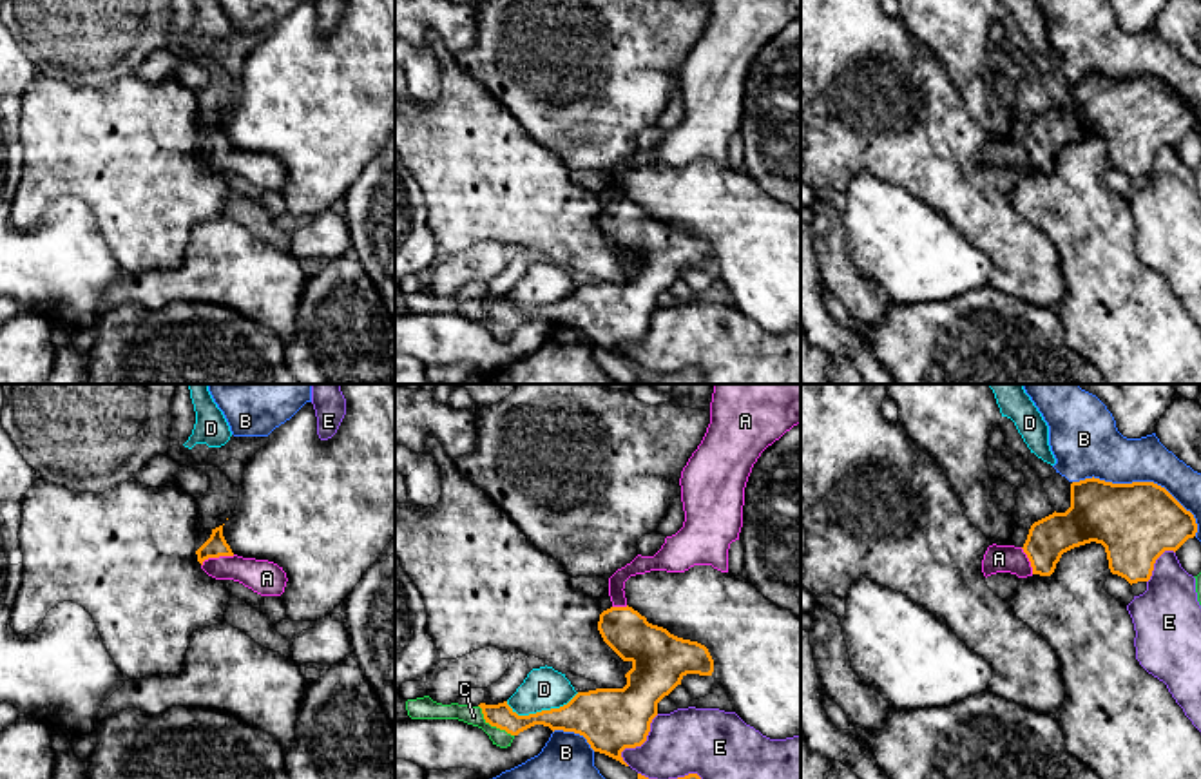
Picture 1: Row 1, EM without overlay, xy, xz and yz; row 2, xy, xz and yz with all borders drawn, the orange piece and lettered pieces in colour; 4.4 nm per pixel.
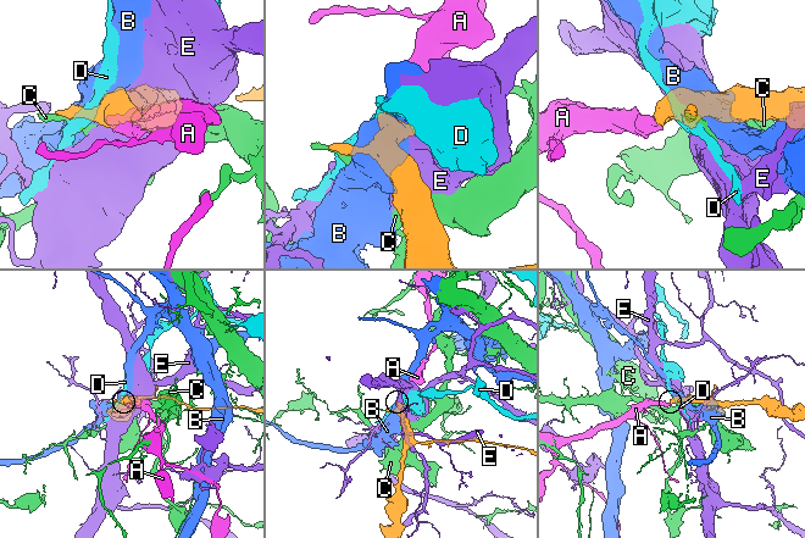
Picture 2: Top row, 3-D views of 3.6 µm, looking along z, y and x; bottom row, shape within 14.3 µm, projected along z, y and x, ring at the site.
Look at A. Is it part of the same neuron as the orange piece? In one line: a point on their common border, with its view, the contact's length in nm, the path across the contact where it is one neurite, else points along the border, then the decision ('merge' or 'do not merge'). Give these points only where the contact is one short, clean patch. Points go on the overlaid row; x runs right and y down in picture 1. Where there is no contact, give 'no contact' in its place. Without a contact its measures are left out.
xy (216, 557) | 160 nm | across xy (216, 546), (216, 557), (225, 566), (267, 578) | merge

